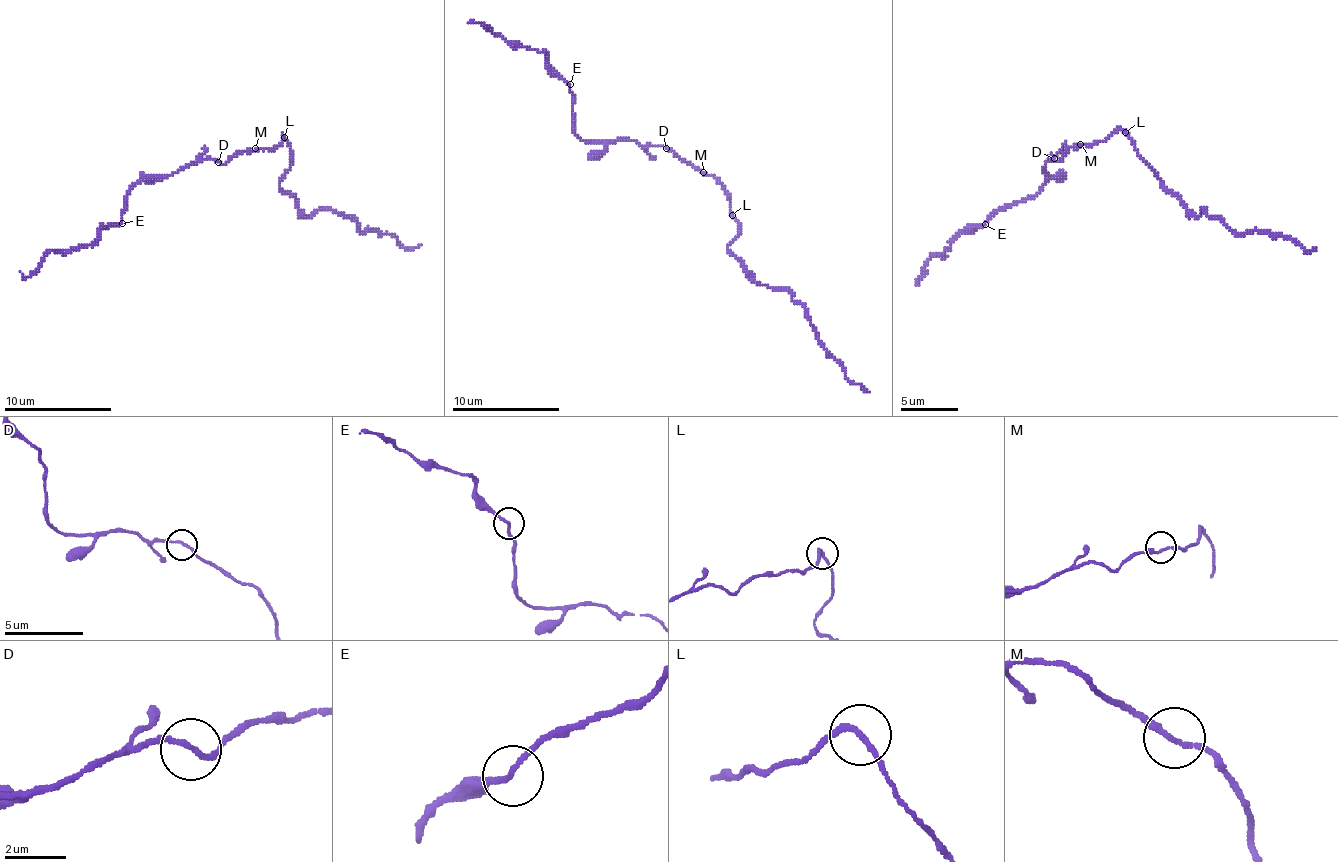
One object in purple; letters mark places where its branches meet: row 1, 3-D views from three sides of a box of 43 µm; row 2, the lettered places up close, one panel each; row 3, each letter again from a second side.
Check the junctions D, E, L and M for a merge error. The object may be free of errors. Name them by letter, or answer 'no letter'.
no letter

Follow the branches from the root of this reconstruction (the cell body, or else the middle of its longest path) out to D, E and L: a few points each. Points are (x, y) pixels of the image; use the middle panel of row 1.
D: (703, 172), (682, 162), (666, 148)
E: (703, 172), (682, 162), (663, 146), (642, 146), (634, 140), (583, 140), (575, 132), (570, 84)
L: (703, 172), (722, 186), (733, 215)

